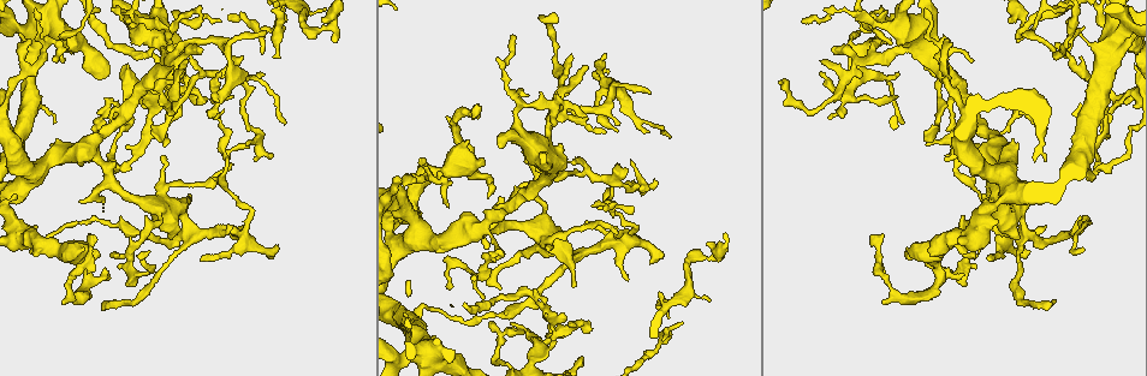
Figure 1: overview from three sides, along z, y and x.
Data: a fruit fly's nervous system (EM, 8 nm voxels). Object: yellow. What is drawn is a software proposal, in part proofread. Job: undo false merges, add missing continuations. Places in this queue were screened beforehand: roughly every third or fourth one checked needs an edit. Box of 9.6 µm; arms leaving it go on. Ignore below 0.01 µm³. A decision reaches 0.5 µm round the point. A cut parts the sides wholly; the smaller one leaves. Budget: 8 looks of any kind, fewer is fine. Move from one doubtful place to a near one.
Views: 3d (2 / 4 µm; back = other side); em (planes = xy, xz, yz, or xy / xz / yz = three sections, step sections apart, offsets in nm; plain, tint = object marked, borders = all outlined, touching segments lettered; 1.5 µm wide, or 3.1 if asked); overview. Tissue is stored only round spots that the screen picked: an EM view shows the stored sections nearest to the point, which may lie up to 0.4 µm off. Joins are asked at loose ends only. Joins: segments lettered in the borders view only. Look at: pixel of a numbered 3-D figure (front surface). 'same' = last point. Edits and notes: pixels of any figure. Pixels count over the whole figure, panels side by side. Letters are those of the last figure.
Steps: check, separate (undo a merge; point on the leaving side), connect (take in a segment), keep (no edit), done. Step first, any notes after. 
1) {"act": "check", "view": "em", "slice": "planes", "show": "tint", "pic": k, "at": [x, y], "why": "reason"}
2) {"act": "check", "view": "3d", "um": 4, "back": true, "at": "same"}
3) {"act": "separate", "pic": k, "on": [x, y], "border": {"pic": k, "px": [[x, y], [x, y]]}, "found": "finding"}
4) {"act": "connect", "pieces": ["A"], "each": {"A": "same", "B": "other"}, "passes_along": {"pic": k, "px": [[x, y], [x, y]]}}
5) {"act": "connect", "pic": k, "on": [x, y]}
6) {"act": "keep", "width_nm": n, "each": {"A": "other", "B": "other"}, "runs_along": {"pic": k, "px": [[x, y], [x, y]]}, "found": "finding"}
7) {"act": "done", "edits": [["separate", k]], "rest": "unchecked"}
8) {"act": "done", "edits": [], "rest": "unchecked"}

{"act": "check", "view": "3d", "um": 2, "pic": 1, "at": [268, 158], "why": "tapers out"}

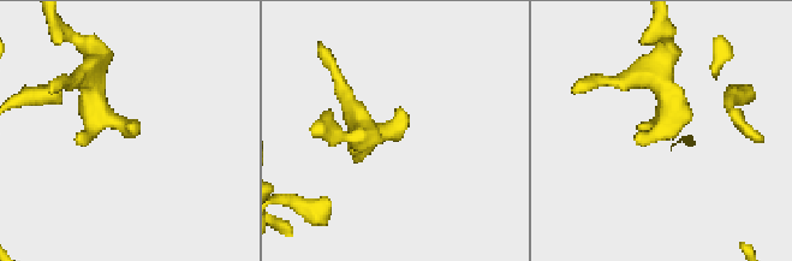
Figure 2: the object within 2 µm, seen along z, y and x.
{"act": "check", "view": "em", "slice": "planes", "show": "borders", "pic": 2, "at": [640, 128], "why": "shape alone is not enough"}

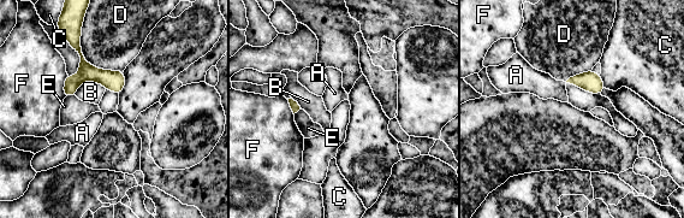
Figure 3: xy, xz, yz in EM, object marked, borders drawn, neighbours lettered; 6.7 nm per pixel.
{"act": "keep", "each": {"A": "other", "B": "other", "C": "other", "D": "other", "E": "other", "F": "other"}, "runs_along": {"pic": 3, "px": [[78, 22], [83, 63], [118, 89]]}, "found": "none of them fits"}

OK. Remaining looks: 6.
{"act": "check", "view": "em", "slice": "xz", "step": 4, "show": "tint", "pic": 1, "at": [1028, 27]}

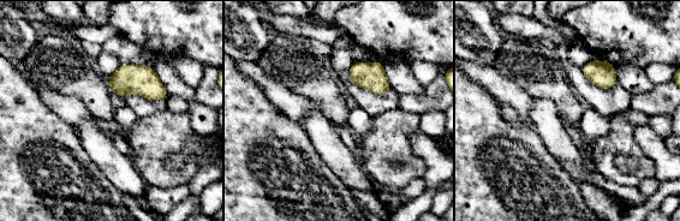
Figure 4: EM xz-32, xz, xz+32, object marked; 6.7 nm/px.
{"act": "check", "view": "em", "slice": "planes", "show": "borders", "at": "same"}

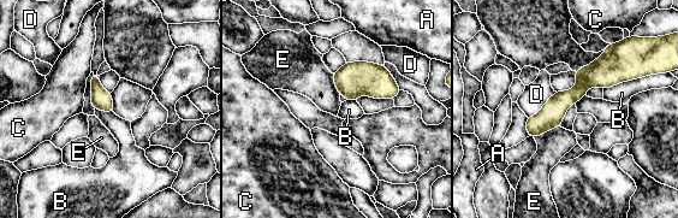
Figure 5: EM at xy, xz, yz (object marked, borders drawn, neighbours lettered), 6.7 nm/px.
{"act": "keep", "each": {"A": "other", "B": "other", "C": "other", "D": "other", "E": "other"}, "border": {"pic": 5, "px": [[640, 77], [624, 80], [604, 89]]}, "found": "one cell here"}

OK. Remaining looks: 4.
{"act": "check", "view": "3d", "um": 2, "pic": 1, "at": [618, 172], "why": "abrupt turn"}

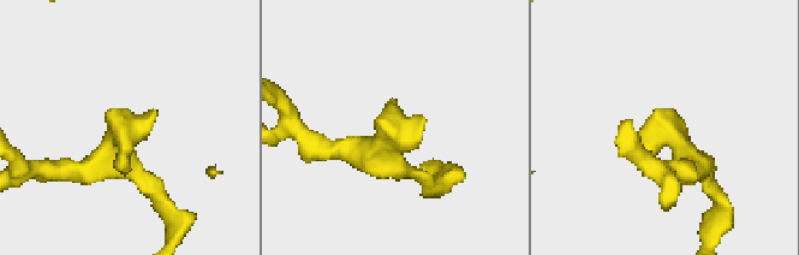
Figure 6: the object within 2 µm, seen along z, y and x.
{"act": "check", "view": "em", "slice": "planes", "show": "tint", "pic": 6, "at": [389, 135], "why": "shape alone is not enough"}

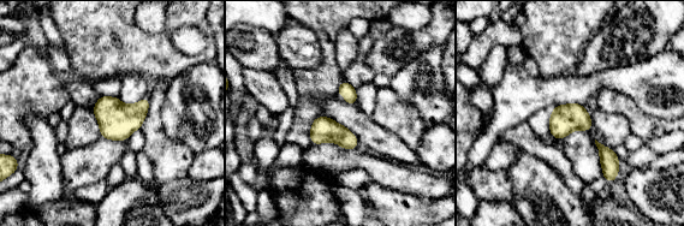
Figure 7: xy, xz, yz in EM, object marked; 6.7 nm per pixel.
{"act": "check", "view": "em", "slice": "planes", "show": "borders", "at": "same"}

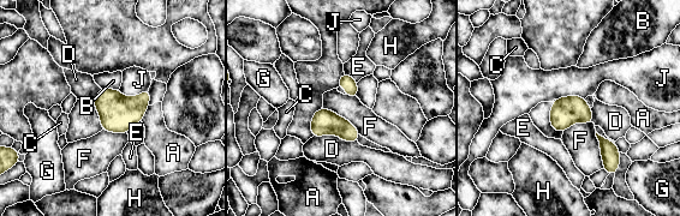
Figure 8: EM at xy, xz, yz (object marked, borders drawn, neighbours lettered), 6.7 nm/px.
{"act": "keep", "each": {"A": "other", "B": "other", "C": "other", "D": "other", "E": "other", "F": "other", "G": "other", "H": "other", "J": "other"}, "border": {"pic": 8, "px": [[312, 136], [338, 134], [357, 142]]}, "found": "all the same cell"}

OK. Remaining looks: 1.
{"act": "done", "edits": [], "rest": "unchecked"}

